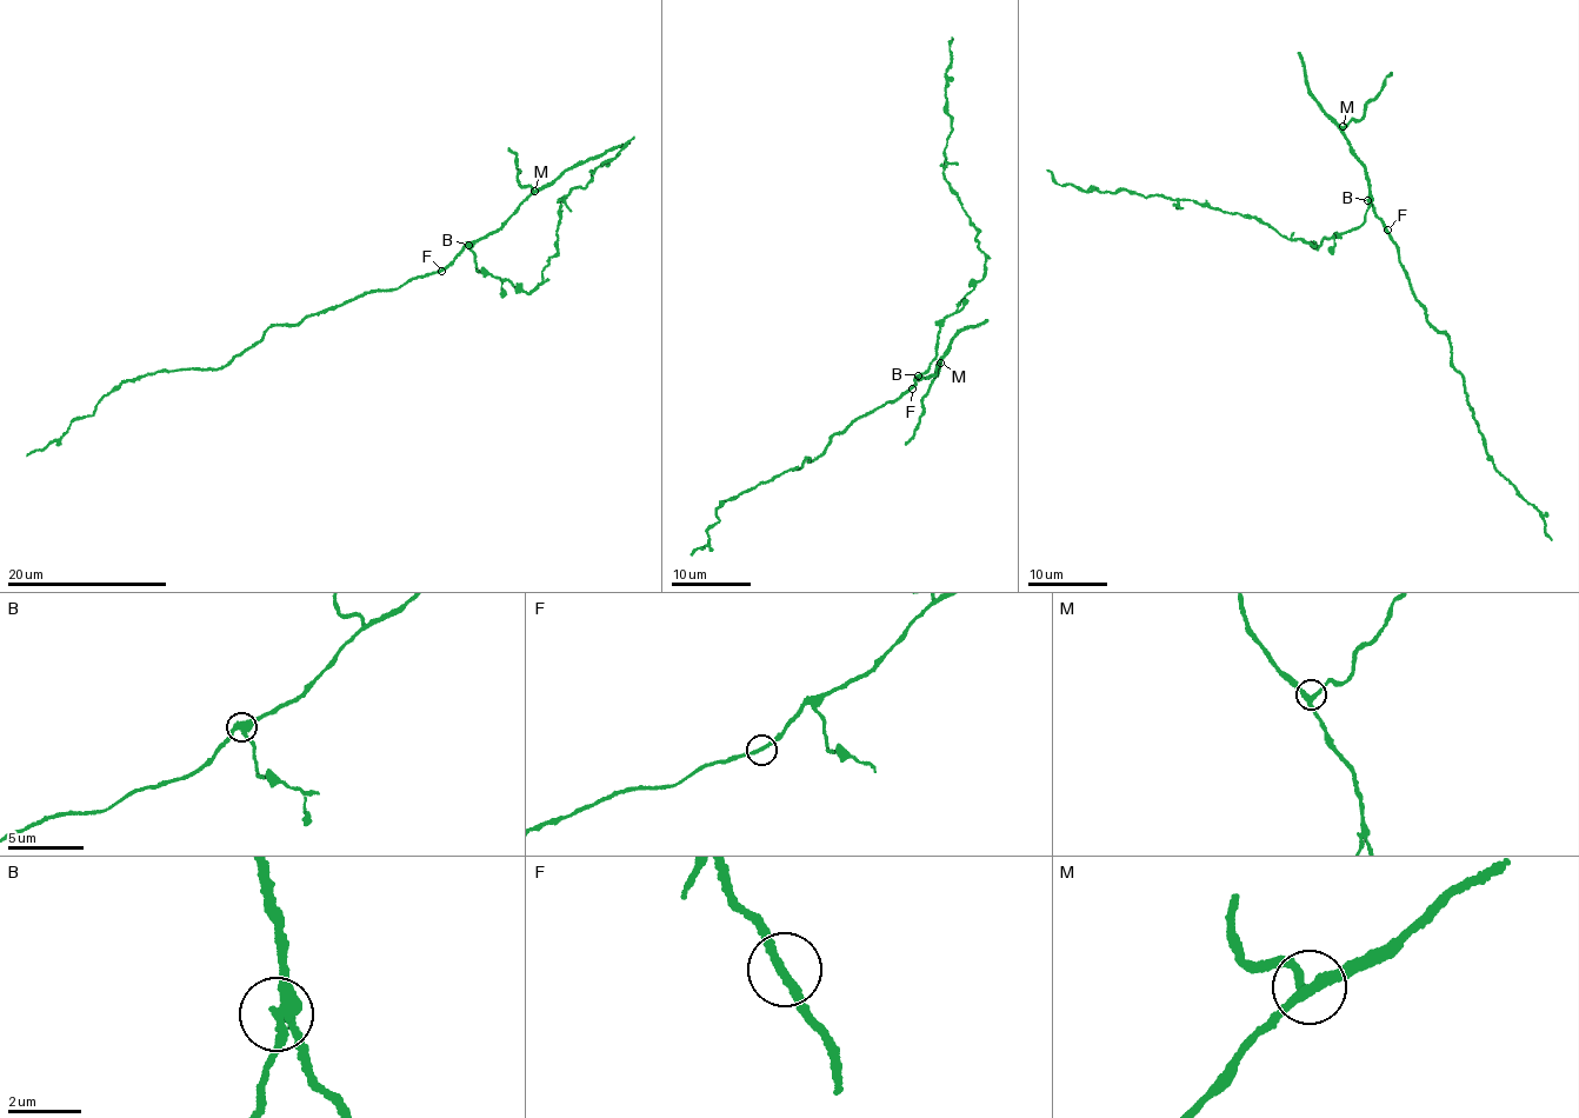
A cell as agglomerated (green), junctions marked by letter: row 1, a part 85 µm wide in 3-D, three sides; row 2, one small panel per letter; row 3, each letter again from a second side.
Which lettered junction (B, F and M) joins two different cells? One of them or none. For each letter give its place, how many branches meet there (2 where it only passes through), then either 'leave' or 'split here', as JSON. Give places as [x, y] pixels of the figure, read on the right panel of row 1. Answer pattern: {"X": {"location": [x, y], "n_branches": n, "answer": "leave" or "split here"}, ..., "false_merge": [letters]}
{"B": {"location": [1367, 200], "n_branches": 3, "answer": "split here"}, "F": {"location": [1387, 230], "n_branches": 2, "answer": "leave"}, "M": {"location": [1343, 126], "n_branches": 3, "answer": "leave"}, "false_merge": ["B"]}

